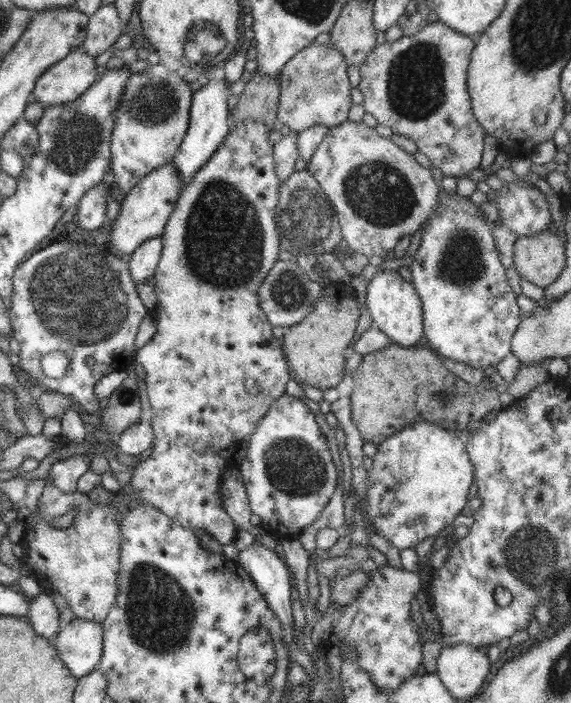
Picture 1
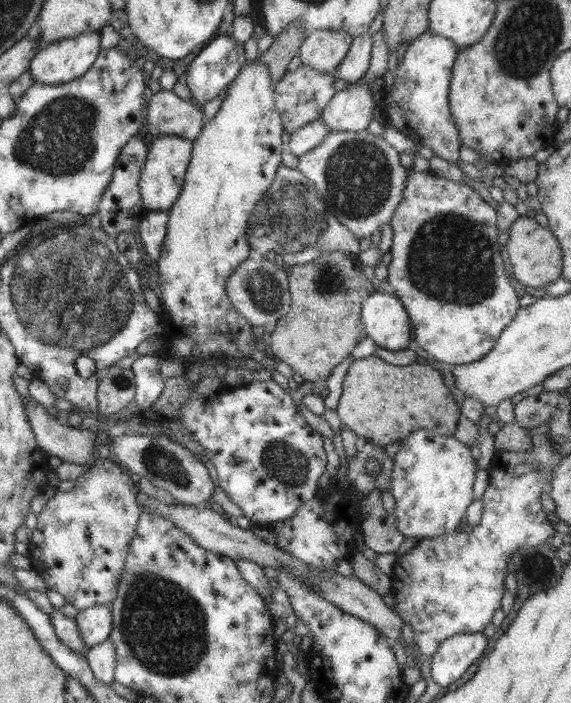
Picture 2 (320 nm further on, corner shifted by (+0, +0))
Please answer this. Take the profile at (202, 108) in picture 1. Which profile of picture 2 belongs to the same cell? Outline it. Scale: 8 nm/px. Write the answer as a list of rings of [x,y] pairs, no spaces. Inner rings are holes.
[[[217,34],[210,39],[208,44],[204,45],[201,52],[190,62],[183,78],[192,93],[195,106],[201,110],[201,106],[205,102],[216,98],[238,76],[241,66],[246,62],[243,44],[236,42],[231,35]]]

